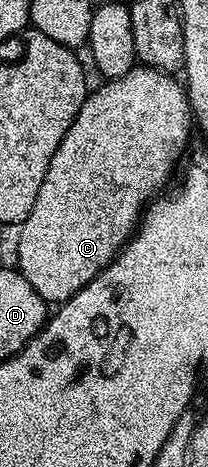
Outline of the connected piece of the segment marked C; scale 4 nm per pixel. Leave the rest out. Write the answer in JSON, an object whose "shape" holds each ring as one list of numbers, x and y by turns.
{"shape":[[138,63,122,77,109,78,102,84,106,85,100,86,95,93,93,90,87,96,72,123,72,127,68,127,68,135,64,135,60,147,56,147,56,155,52,155,48,175,44,175,44,183,40,183,40,195,36,195,36,204,32,206,28,219,24,219,20,226,22,234,18,237,16,267,22,272,24,279,28,279,28,283,32,283,32,287,36,287,36,295,40,295,48,303,61,303,72,299,72,295,76,295,76,291,80,291,88,283,92,283,92,279,96,279,96,275,103,273,114,262,119,251,134,236,134,231,144,216,144,210,155,197,159,196,171,184,170,176,173,175,174,168,177,167,178,160,181,159,182,152,185,151,186,144,190,141,190,125,192,127,190,98,186,96,183,82,177,76,168,74,162,69,153,69]]}

